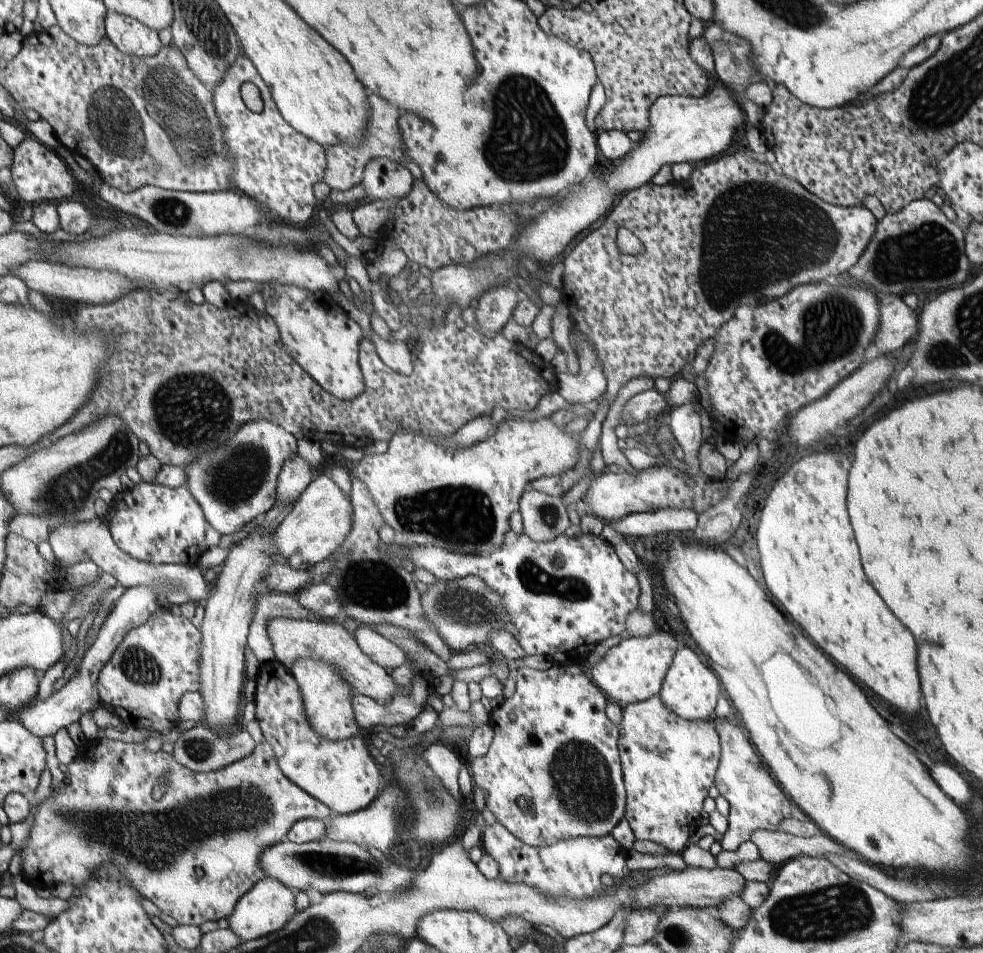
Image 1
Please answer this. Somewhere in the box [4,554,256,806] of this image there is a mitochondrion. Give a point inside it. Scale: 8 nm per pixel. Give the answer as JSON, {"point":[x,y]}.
{"point":[142,669]}

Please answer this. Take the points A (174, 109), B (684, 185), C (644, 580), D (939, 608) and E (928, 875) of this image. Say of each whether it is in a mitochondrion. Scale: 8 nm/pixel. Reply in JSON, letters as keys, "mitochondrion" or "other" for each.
{"A":"mitochondrion","B":"other","C":"other","D":"other","E":"other"}

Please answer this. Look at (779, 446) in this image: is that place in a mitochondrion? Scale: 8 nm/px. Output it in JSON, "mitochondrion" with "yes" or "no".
{"mitochondrion":"no"}

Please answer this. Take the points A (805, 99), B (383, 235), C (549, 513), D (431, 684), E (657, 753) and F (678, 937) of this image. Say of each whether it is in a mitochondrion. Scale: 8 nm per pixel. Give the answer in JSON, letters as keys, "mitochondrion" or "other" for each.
{"A":"other","B":"other","C":"mitochondrion","D":"other","E":"other","F":"mitochondrion"}

